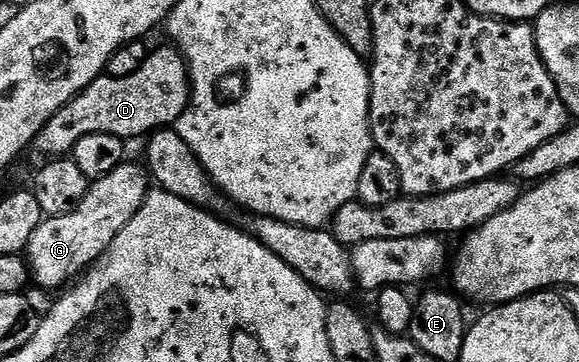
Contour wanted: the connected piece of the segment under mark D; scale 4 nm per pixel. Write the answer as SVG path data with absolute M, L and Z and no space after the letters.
M153 48L146 63L142 63L134 75L102 75L90 83L90 87L82 90L72 102L62 107L62 111L53 115L46 127L42 127L34 142L35 148L40 148L45 158L60 159L71 154L74 143L78 143L82 135L101 133L125 139L143 138L157 129L175 126L190 100L190 74L179 49L167 48Z

